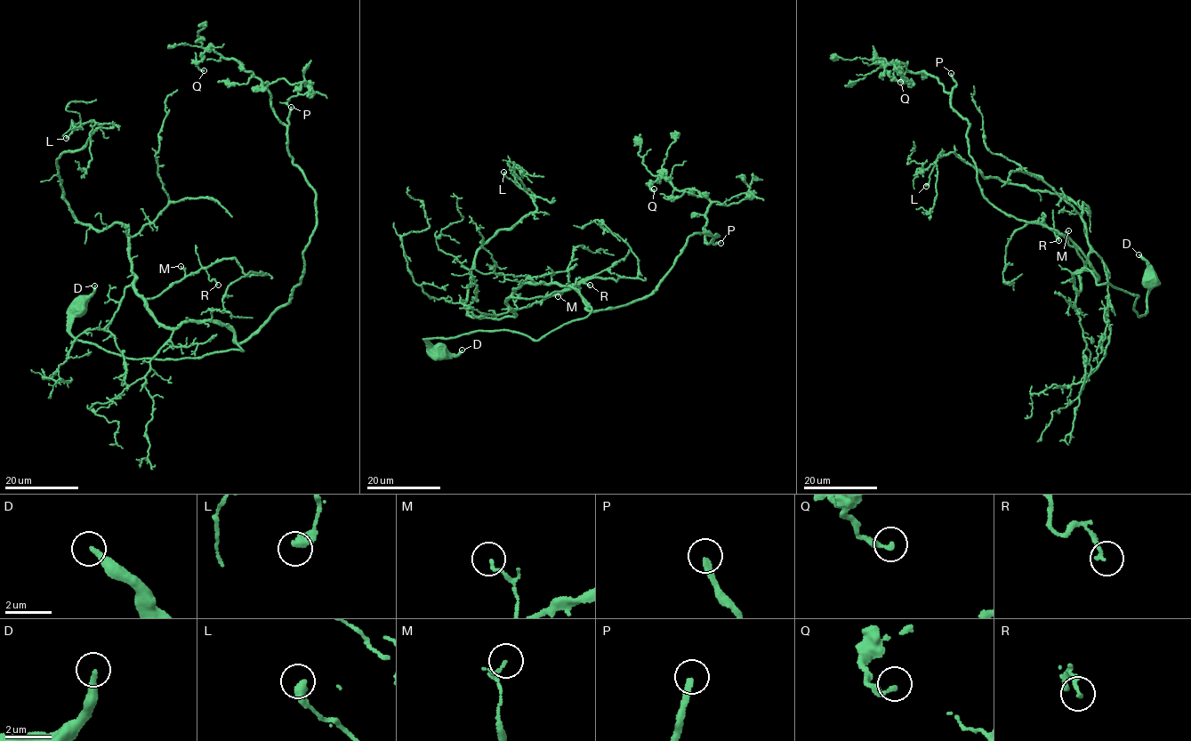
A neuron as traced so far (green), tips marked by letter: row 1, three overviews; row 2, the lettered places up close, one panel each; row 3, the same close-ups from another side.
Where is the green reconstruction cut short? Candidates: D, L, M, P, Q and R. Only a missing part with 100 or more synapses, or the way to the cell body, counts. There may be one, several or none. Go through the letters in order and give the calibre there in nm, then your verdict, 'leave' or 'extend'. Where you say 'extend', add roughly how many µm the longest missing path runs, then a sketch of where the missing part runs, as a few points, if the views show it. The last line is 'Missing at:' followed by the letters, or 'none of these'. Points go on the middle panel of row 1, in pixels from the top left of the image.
D: 280 nm thick; leave
L: 440 nm thick; leave
M: 120 nm thick; leave
P: 260 nm thick; extend; about 90 µm are missing; missing branch runs (720, 243), (753, 232), (767, 204), (747, 189), (723, 183), (702, 156), (712, 140), (771, 125), (768, 131)
Q: 200 nm thick; leave
R: 160 nm thick; leave
Missing at: P

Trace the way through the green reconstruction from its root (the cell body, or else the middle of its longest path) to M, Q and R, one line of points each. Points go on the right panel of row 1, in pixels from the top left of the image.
M: (1151, 279), (1138, 317), (1138, 294), (1098, 285), (1087, 269), (1073, 276), (1078, 293), (1085, 268), (1068, 230)
Q: (1151, 279), (1138, 317), (1138, 294), (1097, 284), (1069, 238), (999, 210), (951, 94), (885, 61), (900, 82)
R: (1151, 279), (1138, 317), (1138, 294), (1087, 269), (1073, 276), (1078, 293), (1082, 261), (1053, 229), (1058, 240)

